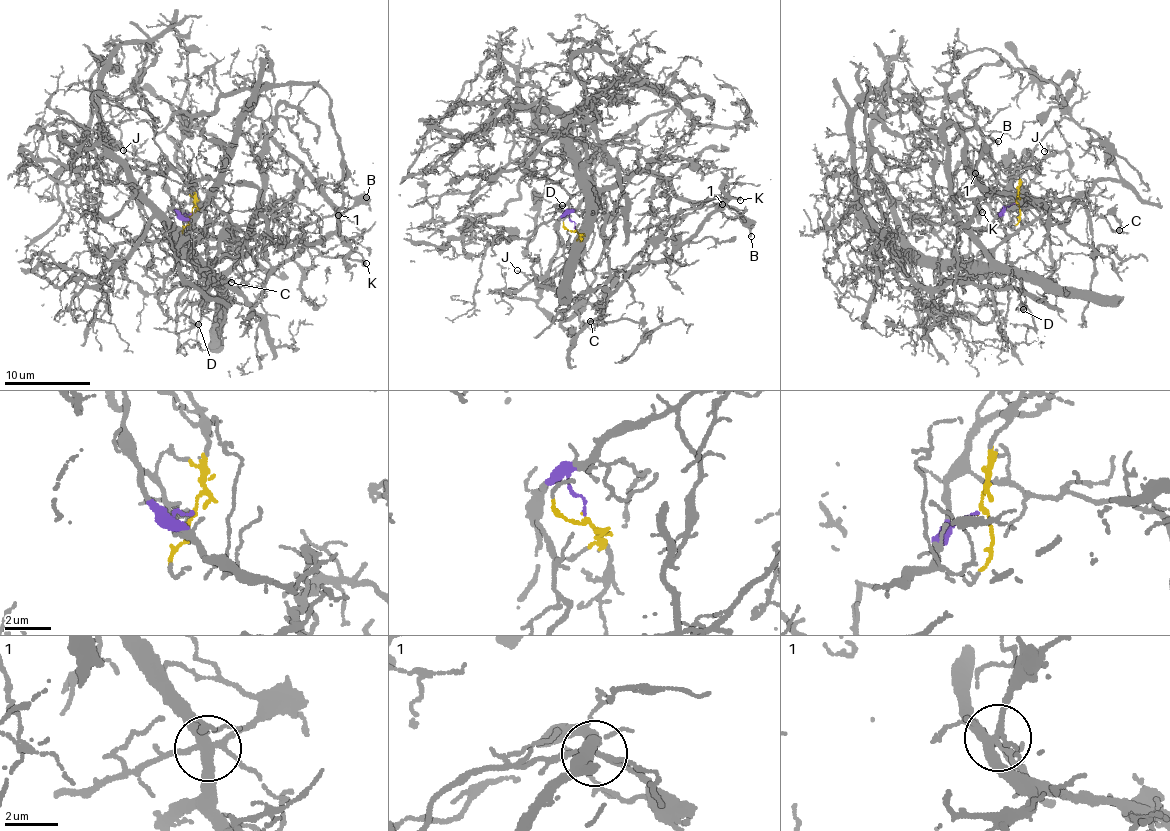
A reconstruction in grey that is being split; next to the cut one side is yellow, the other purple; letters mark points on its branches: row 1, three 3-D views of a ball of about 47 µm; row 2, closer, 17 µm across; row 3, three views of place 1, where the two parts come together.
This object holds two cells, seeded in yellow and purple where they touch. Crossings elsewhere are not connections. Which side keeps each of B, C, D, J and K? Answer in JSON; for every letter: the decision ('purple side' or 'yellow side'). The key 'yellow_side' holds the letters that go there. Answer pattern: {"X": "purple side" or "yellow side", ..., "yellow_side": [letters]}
{"B": "yellow side", "C": "yellow side", "D": "purple side", "J": "purple side", "K": "purple side", "yellow_side": ["B", "C"]}

